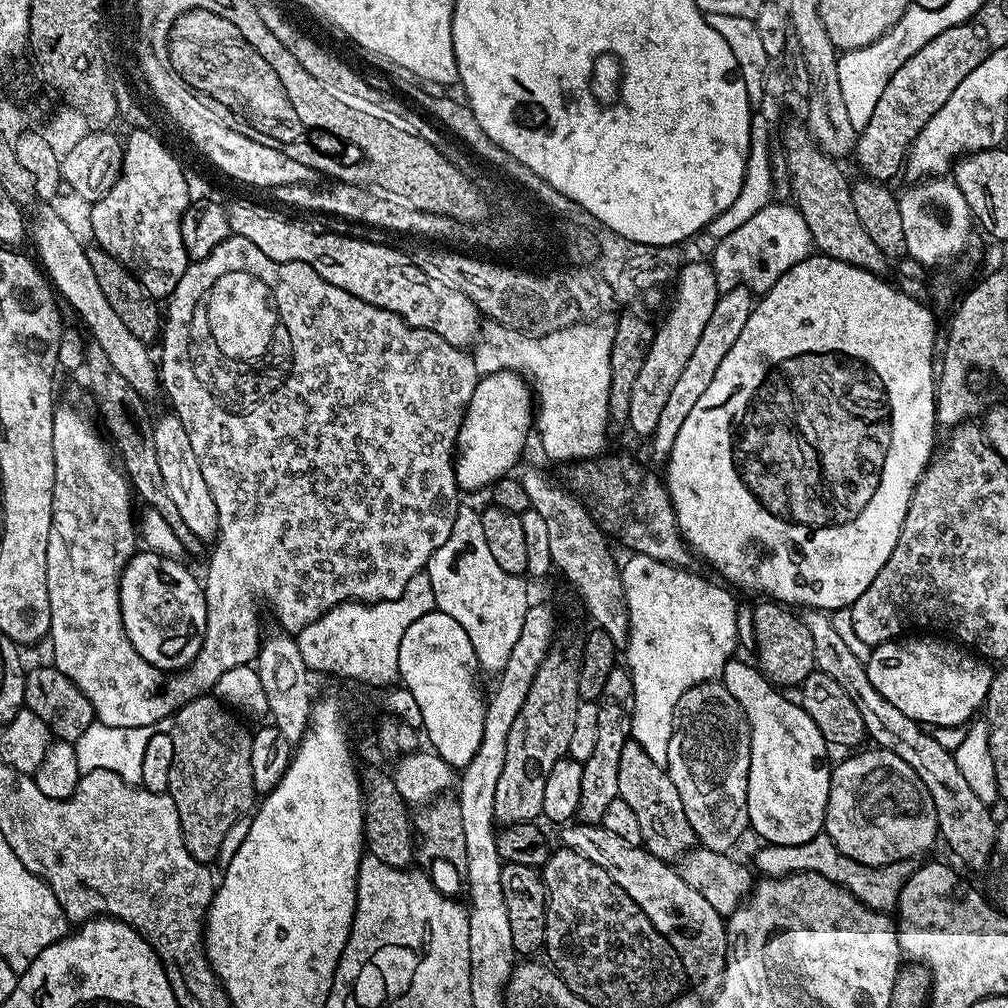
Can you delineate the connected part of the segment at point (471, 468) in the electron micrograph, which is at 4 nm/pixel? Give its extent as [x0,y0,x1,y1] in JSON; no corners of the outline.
[454,372,534,492]

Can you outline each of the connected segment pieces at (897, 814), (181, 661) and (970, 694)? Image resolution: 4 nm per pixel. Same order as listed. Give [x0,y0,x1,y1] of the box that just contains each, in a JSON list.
[[823,750,938,866],[120,550,206,674],[866,634,994,728]]

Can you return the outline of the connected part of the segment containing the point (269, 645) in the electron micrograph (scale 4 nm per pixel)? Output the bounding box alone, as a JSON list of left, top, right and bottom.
[254,630,313,746]

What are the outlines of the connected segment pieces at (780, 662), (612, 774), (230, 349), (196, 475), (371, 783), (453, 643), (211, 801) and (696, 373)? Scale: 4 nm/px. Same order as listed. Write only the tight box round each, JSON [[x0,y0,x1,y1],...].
[[750,602,816,686],[579,666,634,824],[196,272,272,356],[152,414,219,542],[364,768,418,868],[398,610,485,770],[167,694,258,865],[650,286,753,465]]

